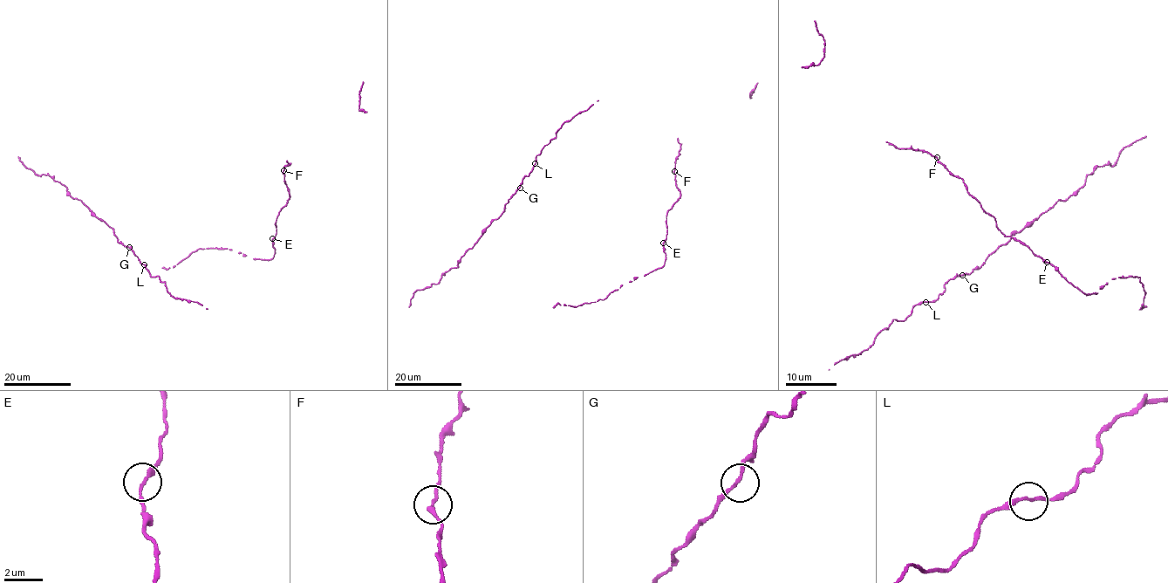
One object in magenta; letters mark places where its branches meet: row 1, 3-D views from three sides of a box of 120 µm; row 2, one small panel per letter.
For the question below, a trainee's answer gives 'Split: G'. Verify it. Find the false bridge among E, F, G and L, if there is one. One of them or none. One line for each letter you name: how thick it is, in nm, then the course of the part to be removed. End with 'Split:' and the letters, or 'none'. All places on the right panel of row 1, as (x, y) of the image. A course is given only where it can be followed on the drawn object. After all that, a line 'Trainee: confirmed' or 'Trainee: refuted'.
Split: none
Trainee: refuted

